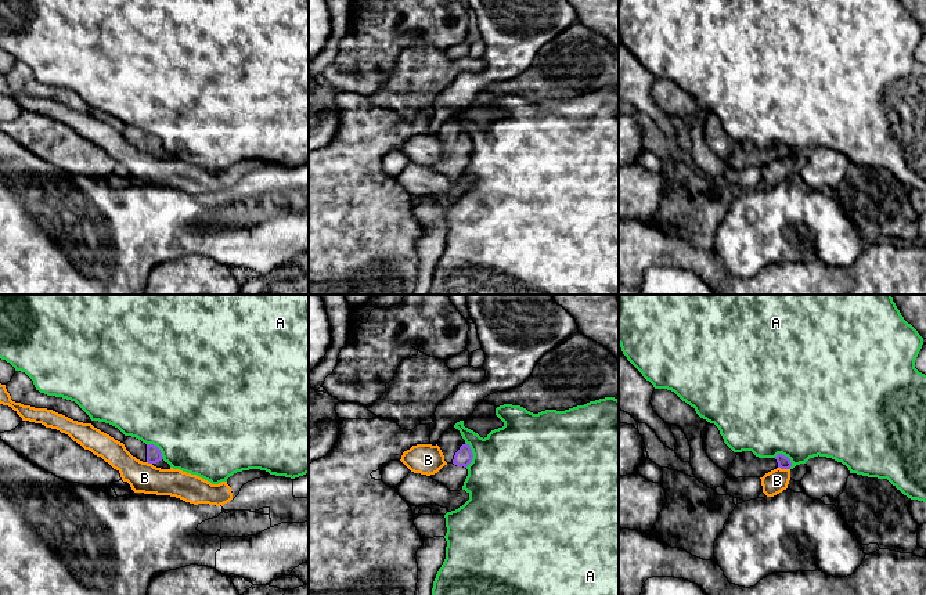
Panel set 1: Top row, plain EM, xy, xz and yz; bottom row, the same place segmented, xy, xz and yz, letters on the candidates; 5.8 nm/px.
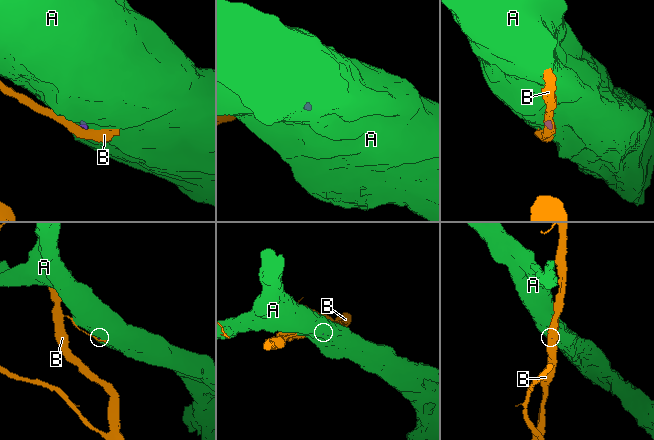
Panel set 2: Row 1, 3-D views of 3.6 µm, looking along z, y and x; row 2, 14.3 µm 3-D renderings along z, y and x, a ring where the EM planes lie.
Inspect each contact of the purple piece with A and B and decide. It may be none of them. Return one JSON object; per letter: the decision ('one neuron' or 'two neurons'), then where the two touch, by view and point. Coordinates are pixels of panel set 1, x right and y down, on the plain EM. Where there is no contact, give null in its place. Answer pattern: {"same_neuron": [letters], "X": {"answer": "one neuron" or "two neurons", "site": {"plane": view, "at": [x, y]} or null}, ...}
{"same_neuron": [], "A": {"answer": "two neurons", "site": {"plane": "xz", "at": [472, 144]}}, "B": {"answer": "two neurons", "site": {"plane": "yz", "at": [784, 158]}}}

